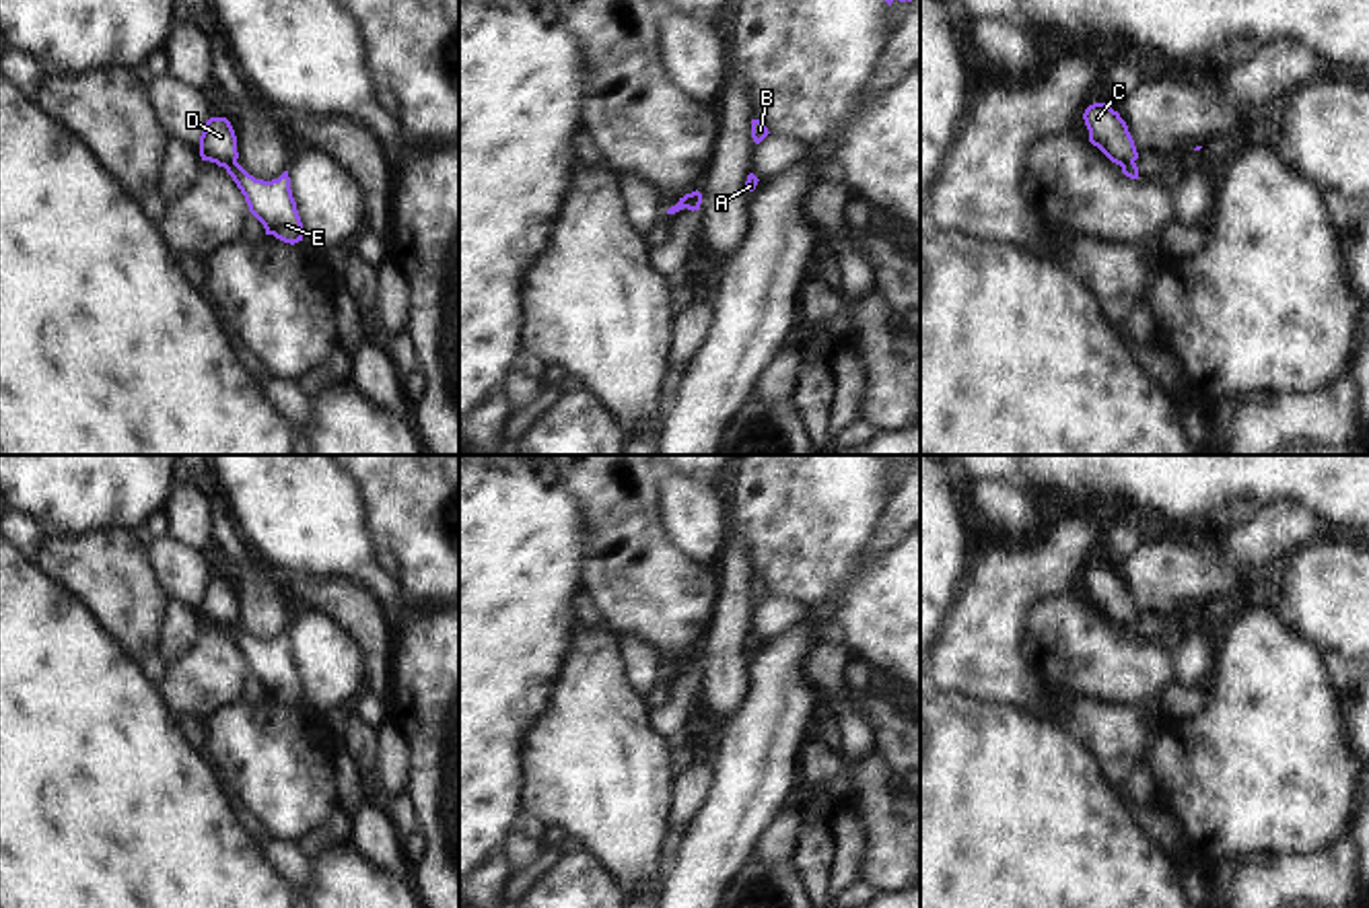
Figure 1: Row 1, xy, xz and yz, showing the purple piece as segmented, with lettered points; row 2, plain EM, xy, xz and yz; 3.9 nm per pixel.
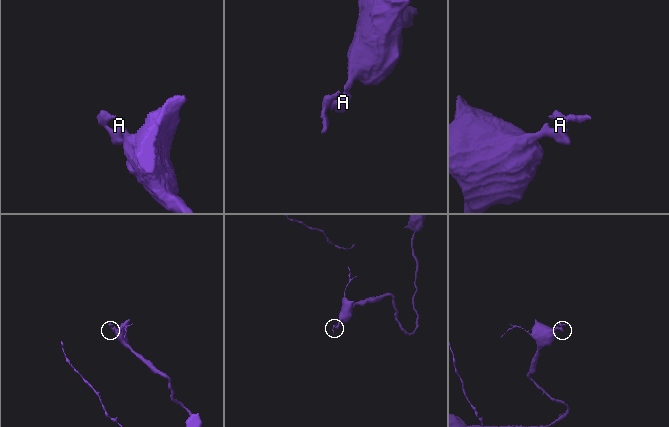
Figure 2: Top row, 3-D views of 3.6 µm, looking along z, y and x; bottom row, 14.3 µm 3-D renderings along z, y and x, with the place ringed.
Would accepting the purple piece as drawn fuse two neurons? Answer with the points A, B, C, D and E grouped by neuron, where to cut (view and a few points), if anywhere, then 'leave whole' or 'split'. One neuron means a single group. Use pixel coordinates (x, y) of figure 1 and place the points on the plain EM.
groups A B E / C D; cut xy (235, 622), (225, 629); split

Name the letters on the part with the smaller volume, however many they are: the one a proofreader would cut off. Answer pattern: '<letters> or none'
C, D

